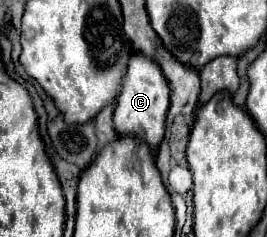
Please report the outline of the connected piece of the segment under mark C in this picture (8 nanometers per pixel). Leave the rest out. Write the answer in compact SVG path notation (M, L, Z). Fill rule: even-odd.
M140 53L130 55L128 71L122 77L122 89L116 99L116 109L114 109L114 127L120 135L136 135L144 139L152 149L156 149L164 137L166 129L166 111L170 105L170 89L168 81L164 79L164 73L152 59Z

